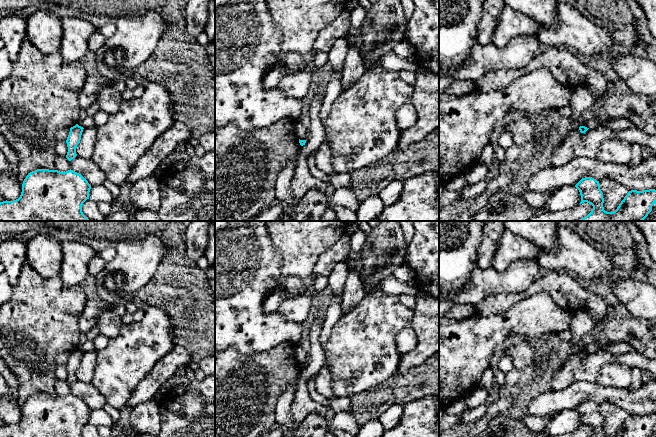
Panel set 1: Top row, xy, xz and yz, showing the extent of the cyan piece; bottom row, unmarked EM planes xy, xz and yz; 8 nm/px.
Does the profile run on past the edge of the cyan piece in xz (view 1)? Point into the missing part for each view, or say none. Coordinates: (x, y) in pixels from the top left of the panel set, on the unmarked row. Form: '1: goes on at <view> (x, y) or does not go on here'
1: does not go on here

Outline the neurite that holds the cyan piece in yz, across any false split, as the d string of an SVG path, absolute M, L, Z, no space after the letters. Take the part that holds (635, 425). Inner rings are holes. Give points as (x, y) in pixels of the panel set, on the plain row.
M592 401L582 402L575 411L581 419L581 426L587 426L593 430L590 437L650 437L656 425L656 414L643 415L631 414L613 436L604 434L603 417L599 405Z

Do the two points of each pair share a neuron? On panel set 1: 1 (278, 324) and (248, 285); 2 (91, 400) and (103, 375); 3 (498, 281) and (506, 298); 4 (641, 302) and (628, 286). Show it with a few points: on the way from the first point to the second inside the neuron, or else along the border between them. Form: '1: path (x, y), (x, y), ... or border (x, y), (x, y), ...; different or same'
1: path (266, 321), (248, 303), (248, 297); same
2: border (89, 383), (104, 397), (106, 402); different
3: border (527, 287), (522, 292), (499, 292), (482, 300); different
4: path (638, 298), (630, 290); same

